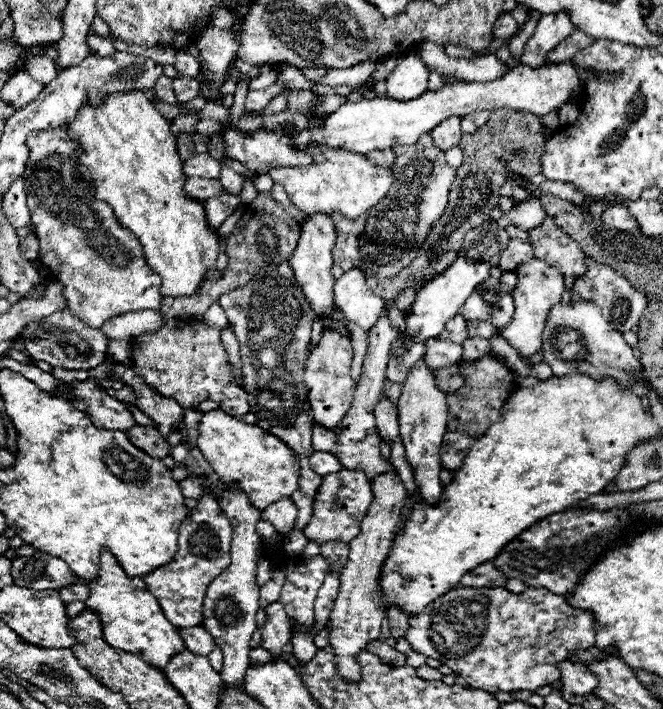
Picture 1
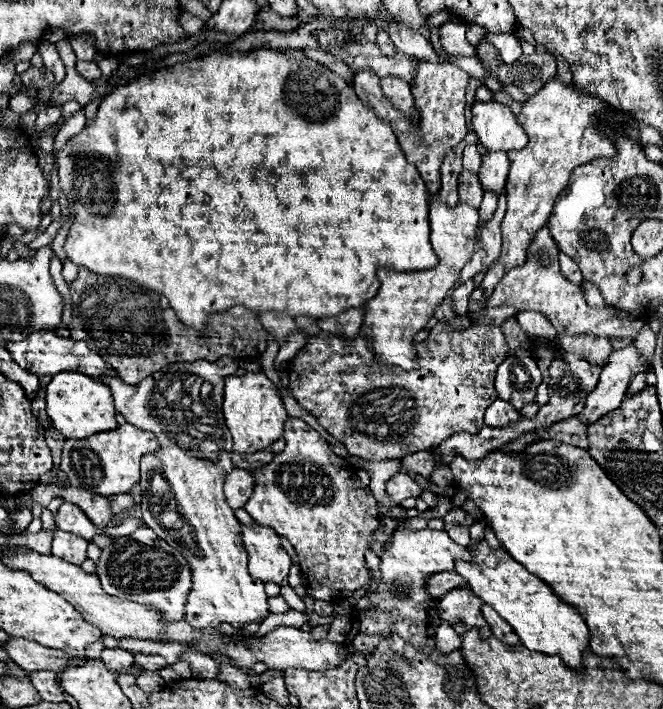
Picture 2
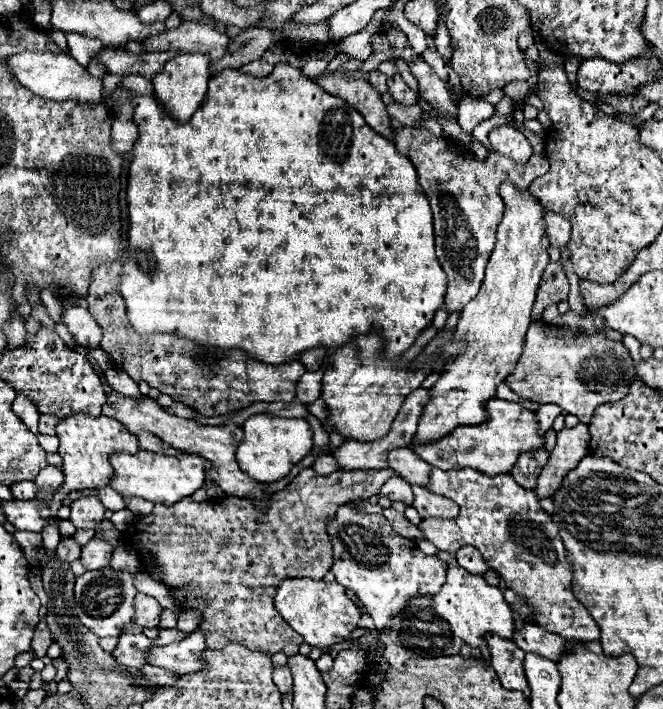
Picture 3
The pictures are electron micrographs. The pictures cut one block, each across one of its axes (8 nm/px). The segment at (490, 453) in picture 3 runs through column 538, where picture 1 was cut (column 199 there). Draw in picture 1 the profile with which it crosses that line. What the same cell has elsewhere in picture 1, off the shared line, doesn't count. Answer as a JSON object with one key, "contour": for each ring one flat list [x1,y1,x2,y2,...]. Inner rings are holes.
{"contour":[[212,410,202,416,196,446,212,464,214,472,224,482,238,482,252,506,258,510,264,510,268,504,284,496,290,498,298,488,300,458,294,454,294,450,290,450,282,440,264,432,262,428,244,424,224,410]]}

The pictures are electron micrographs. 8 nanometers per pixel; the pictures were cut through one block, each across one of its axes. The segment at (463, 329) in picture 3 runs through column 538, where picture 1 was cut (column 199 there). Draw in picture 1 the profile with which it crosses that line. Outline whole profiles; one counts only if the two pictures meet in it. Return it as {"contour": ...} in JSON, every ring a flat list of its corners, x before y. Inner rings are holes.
{"contour":[[128,90,106,94,100,106,92,108,84,104,76,114,74,122,66,126,68,134,78,142,78,160,90,170,96,198,106,202,118,222,134,232,144,248,144,256,148,258,148,266,156,270,162,278,160,292,164,296,190,296,198,290,200,280,204,278,206,270,216,268,216,258,220,254,220,242,216,234,208,230,204,220,204,206,202,202,190,200,184,196,184,172,182,172,182,158,178,154,176,134,170,132,170,122,150,104,142,90]]}

